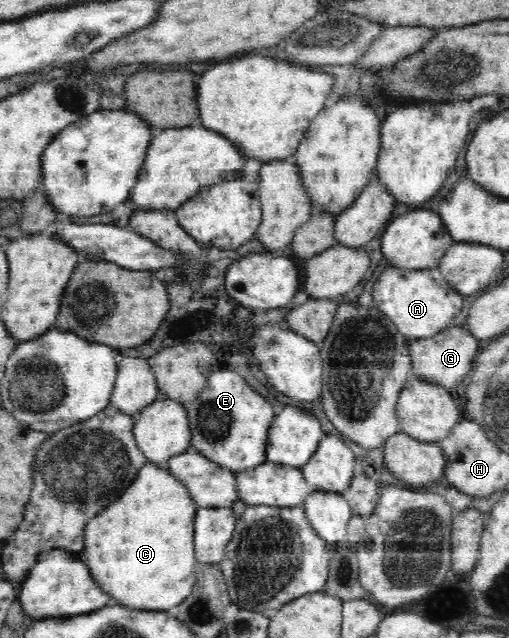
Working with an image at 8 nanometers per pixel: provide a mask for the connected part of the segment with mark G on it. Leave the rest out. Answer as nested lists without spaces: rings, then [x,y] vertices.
[[[451,326],[427,338],[413,339],[409,343],[412,376],[421,377],[457,394],[462,388],[463,376],[474,367],[479,352],[479,339],[466,326]]]

